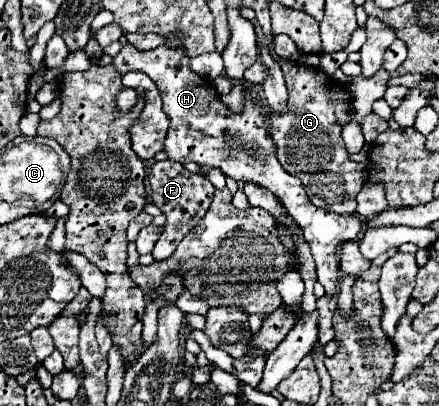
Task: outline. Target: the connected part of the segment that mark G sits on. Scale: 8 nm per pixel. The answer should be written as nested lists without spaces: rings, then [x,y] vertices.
[[[282,58],[278,60],[278,64],[284,72],[284,80],[286,80],[288,94],[290,94],[288,108],[286,108],[286,114],[282,114],[282,116],[276,116],[274,110],[270,110],[270,108],[266,108],[266,114],[270,114],[268,130],[278,146],[280,164],[284,166],[286,172],[290,172],[302,180],[304,190],[310,196],[314,206],[342,214],[342,216],[356,216],[356,194],[368,180],[368,168],[366,168],[366,164],[350,160],[350,154],[348,154],[344,140],[340,136],[342,126],[350,120],[350,112],[352,112],[350,92],[340,82],[326,76],[320,68],[308,68],[300,62],[282,60]]]

